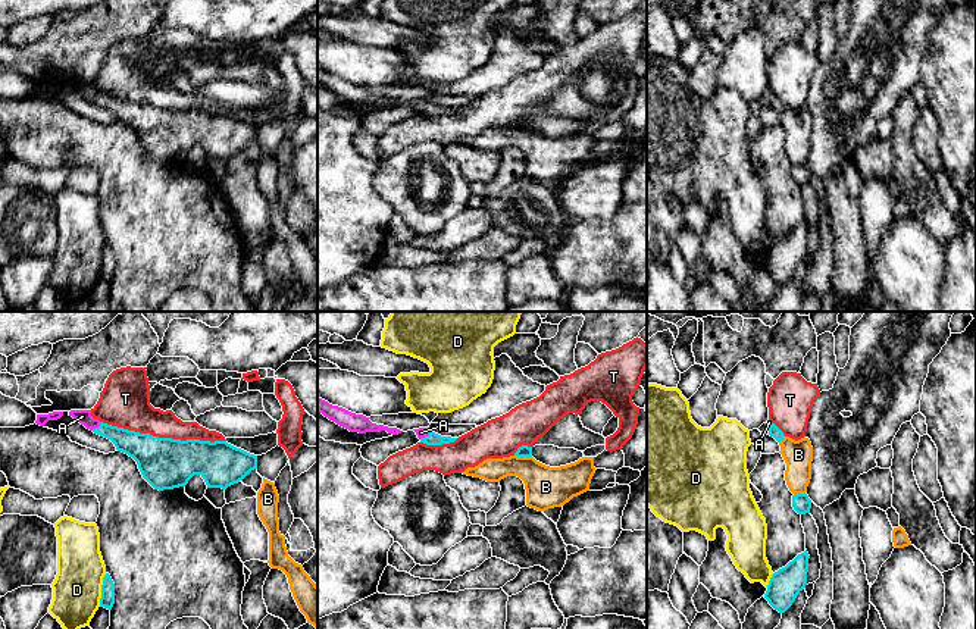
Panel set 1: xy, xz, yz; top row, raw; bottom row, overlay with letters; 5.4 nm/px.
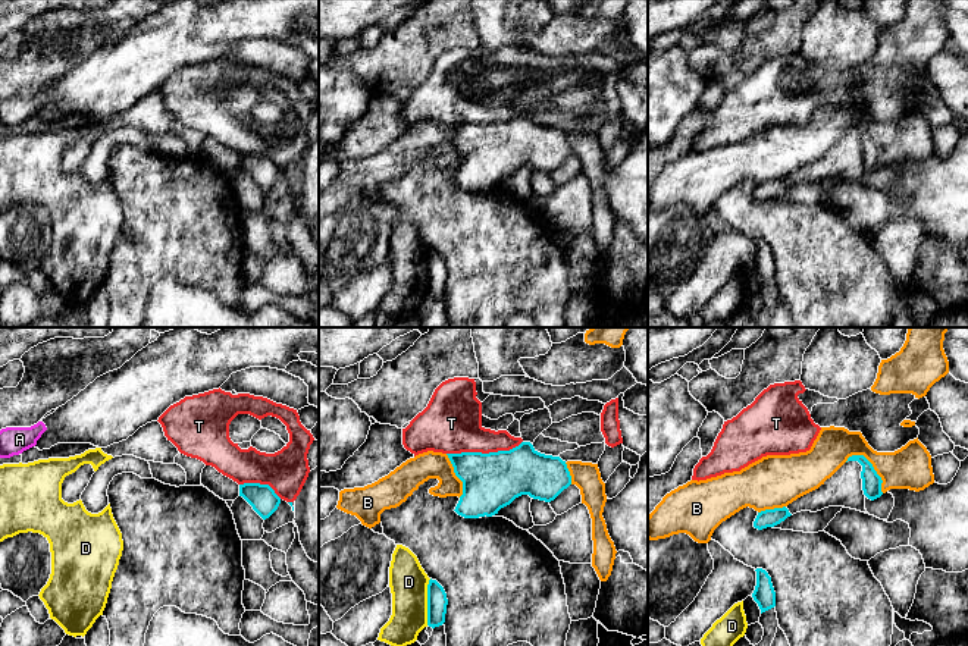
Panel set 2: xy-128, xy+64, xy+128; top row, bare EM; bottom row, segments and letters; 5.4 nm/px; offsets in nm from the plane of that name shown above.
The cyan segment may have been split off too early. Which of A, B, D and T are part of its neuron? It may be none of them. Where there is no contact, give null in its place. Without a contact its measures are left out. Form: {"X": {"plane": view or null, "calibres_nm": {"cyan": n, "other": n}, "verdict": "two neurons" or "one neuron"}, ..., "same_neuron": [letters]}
{"A": {"plane": "xy", "calibres_nm": {"cyan": 140, "other": 80}, "verdict": "one neuron"}, "B": {"plane": "xz", "calibres_nm": {"cyan": 60, "other": 220}, "verdict": "two neurons"}, "D": {"plane": "xy", "calibres_nm": {"cyan": 80, "other": 280}, "verdict": "two neurons"}, "T": {"plane": "xy", "calibres_nm": {"cyan": 280, "other": 220}, "verdict": "two neurons"}, "same_neuron": ["A"]}

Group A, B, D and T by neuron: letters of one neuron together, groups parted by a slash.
A / B / D / T

